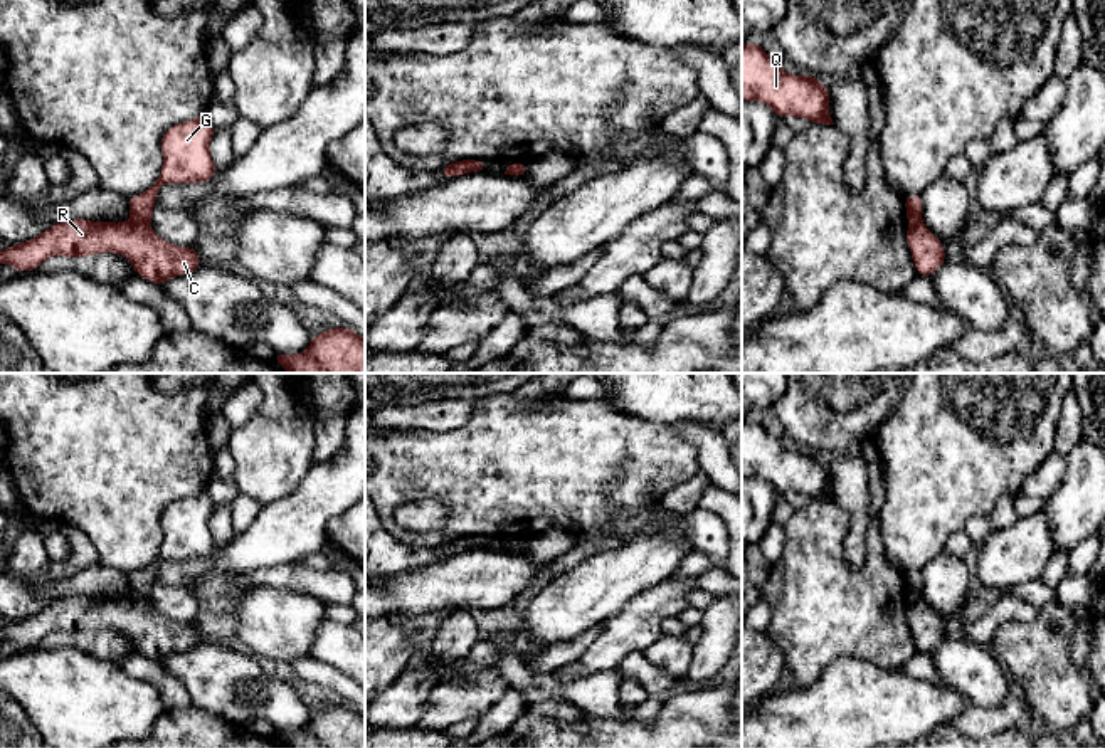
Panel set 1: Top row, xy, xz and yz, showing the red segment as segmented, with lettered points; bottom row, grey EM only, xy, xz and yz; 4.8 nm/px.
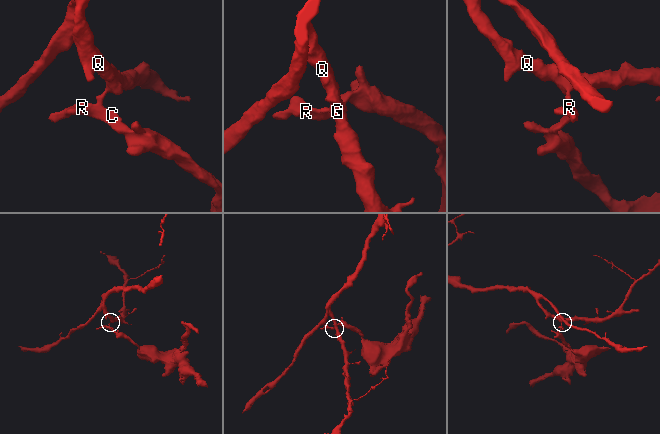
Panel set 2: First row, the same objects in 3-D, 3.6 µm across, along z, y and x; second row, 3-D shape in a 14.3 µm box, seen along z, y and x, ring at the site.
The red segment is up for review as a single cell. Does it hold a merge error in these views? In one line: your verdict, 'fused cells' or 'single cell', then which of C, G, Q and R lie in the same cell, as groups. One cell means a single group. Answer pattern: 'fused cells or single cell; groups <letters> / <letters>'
fused cells; groups C R / G Q

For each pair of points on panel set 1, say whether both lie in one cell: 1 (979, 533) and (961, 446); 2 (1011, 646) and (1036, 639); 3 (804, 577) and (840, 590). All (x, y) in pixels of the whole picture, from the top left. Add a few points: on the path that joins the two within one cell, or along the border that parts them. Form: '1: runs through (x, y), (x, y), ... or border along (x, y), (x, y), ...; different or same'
1: border along (988, 515), (974, 515), (962, 530); different
2: runs through (1018, 646), (1030, 646); same
3: runs through (813, 585), (818, 590), (831, 590); same

